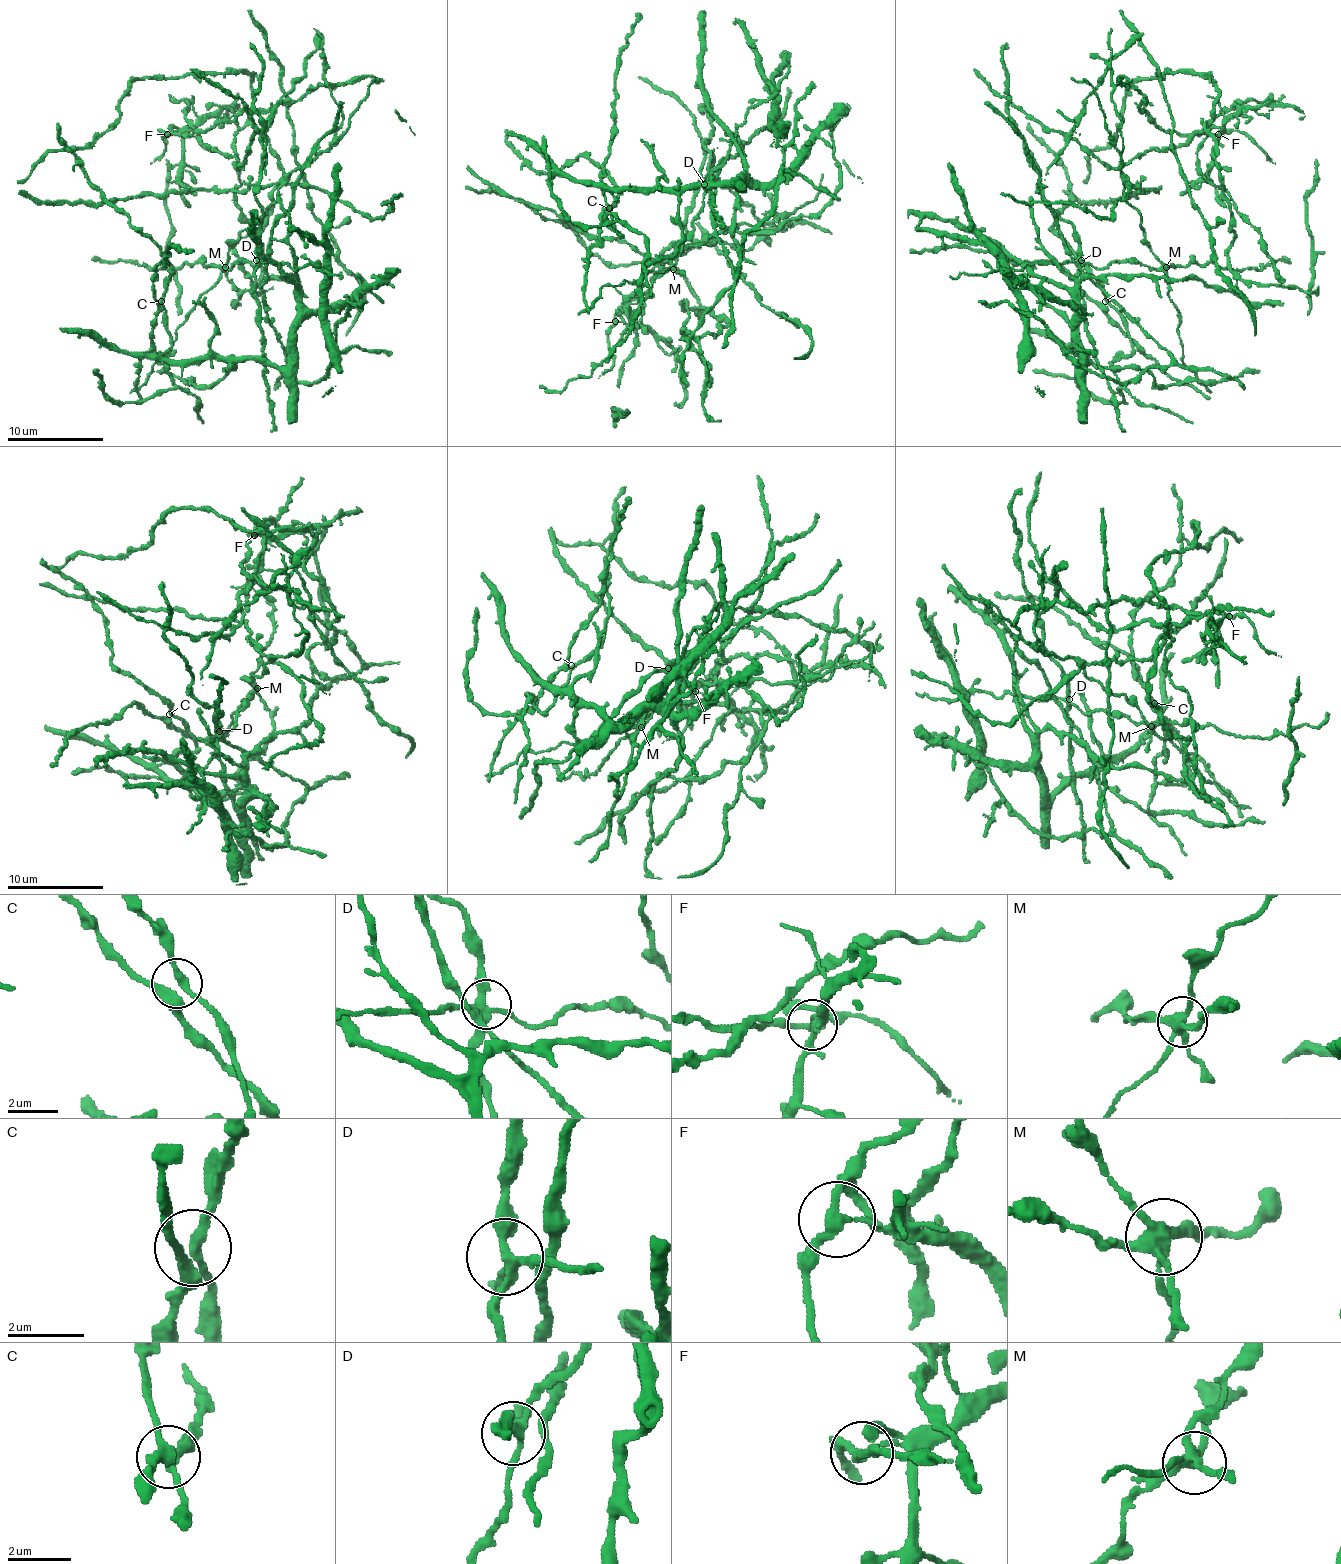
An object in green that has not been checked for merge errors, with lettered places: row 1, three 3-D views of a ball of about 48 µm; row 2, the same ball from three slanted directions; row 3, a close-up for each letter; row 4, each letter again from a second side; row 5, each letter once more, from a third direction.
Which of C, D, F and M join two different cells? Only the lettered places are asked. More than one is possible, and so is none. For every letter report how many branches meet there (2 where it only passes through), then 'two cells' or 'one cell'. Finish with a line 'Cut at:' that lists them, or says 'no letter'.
C: 4 branches meet; one cell
D: 4 branches meet; one cell
F: 3 branches meet; two cells
M: 5 branches meet; two cells
Cut at: F, M

